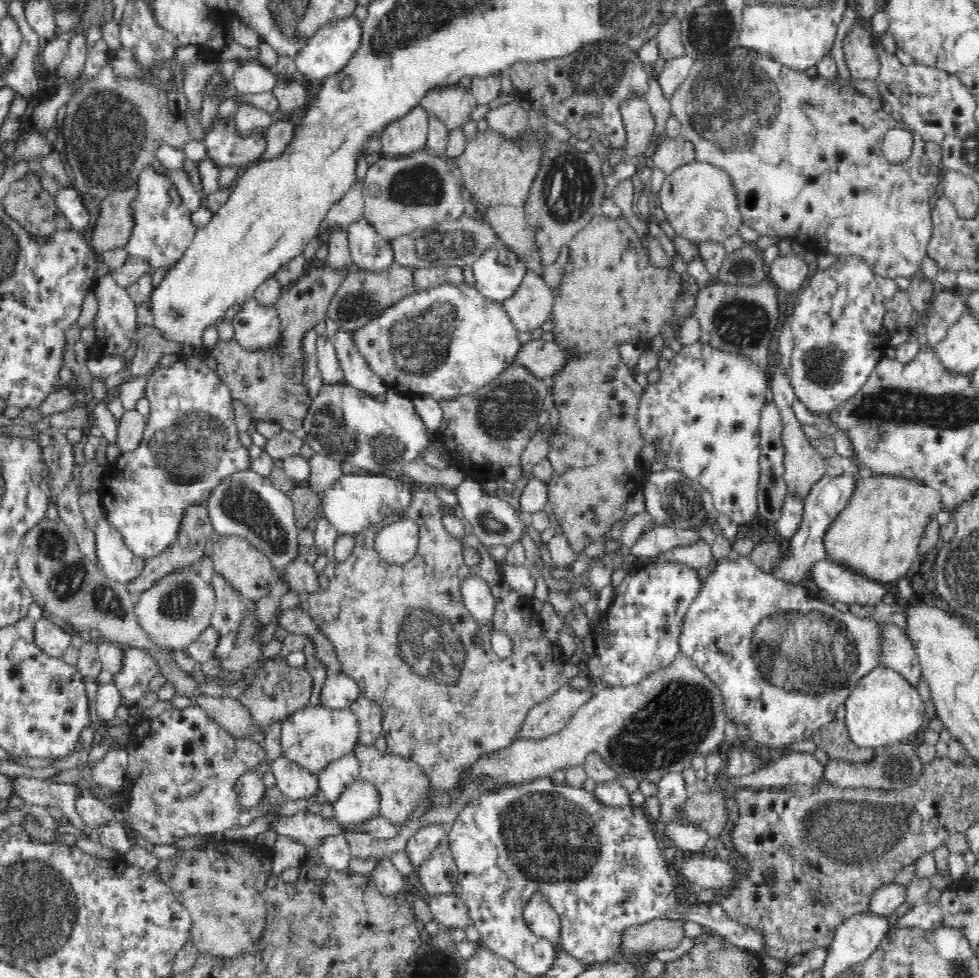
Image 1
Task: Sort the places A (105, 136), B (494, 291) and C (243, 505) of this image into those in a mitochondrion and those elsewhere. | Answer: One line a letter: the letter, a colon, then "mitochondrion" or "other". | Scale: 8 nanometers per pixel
A: mitochondrion
B: other
C: mitochondrion

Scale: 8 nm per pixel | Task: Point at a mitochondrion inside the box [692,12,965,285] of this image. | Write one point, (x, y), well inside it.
(741, 269)

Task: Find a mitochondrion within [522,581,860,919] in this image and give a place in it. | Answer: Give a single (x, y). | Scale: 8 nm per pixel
(682, 715)

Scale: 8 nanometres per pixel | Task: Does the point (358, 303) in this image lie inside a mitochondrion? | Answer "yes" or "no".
yes

